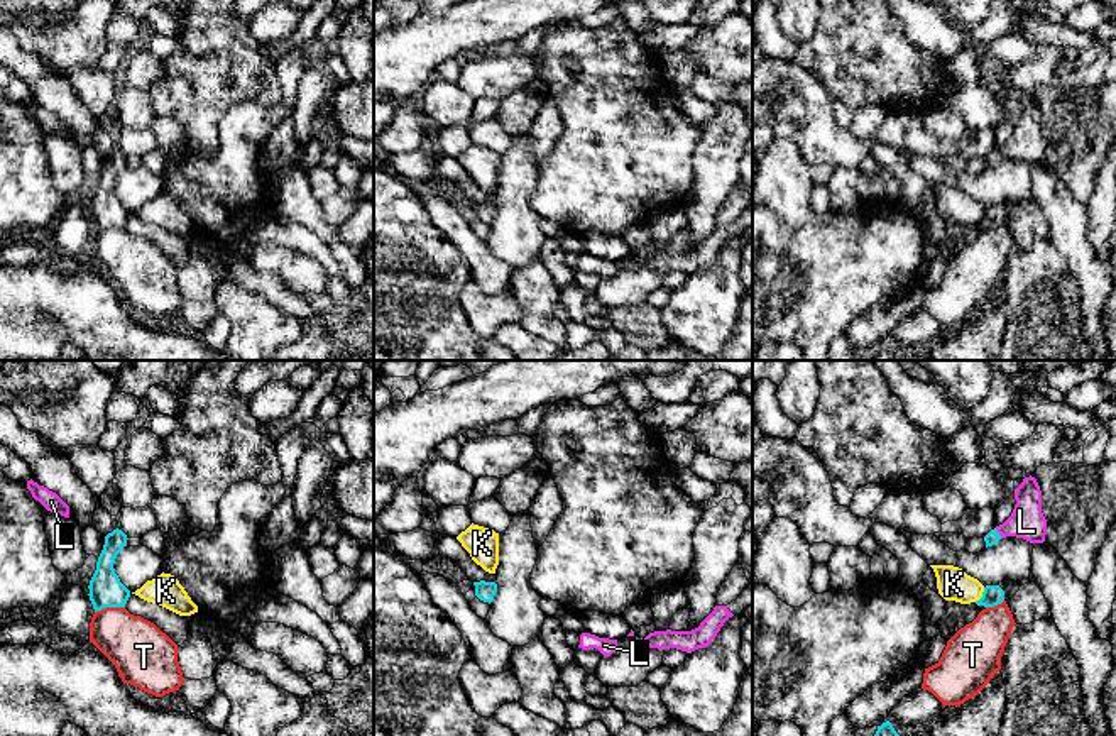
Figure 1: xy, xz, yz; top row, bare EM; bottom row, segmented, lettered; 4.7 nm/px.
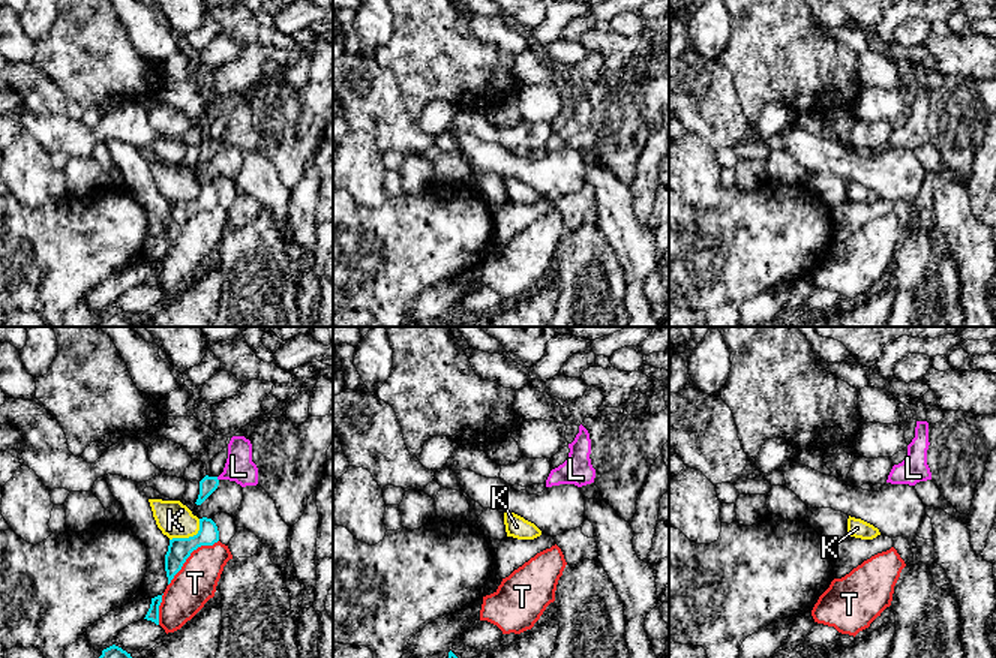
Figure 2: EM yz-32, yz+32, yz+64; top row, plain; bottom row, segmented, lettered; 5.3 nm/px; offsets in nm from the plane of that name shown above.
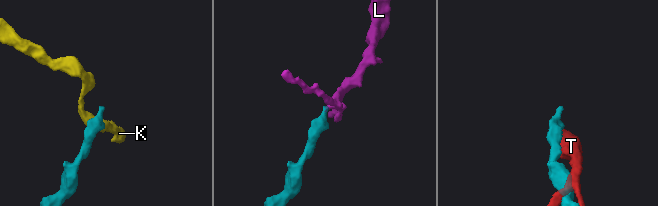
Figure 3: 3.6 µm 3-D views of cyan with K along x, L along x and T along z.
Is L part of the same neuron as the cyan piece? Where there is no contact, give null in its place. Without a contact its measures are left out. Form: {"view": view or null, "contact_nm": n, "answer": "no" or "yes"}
{"view": "yz", "contact_nm": 60, "answer": "yes"}

